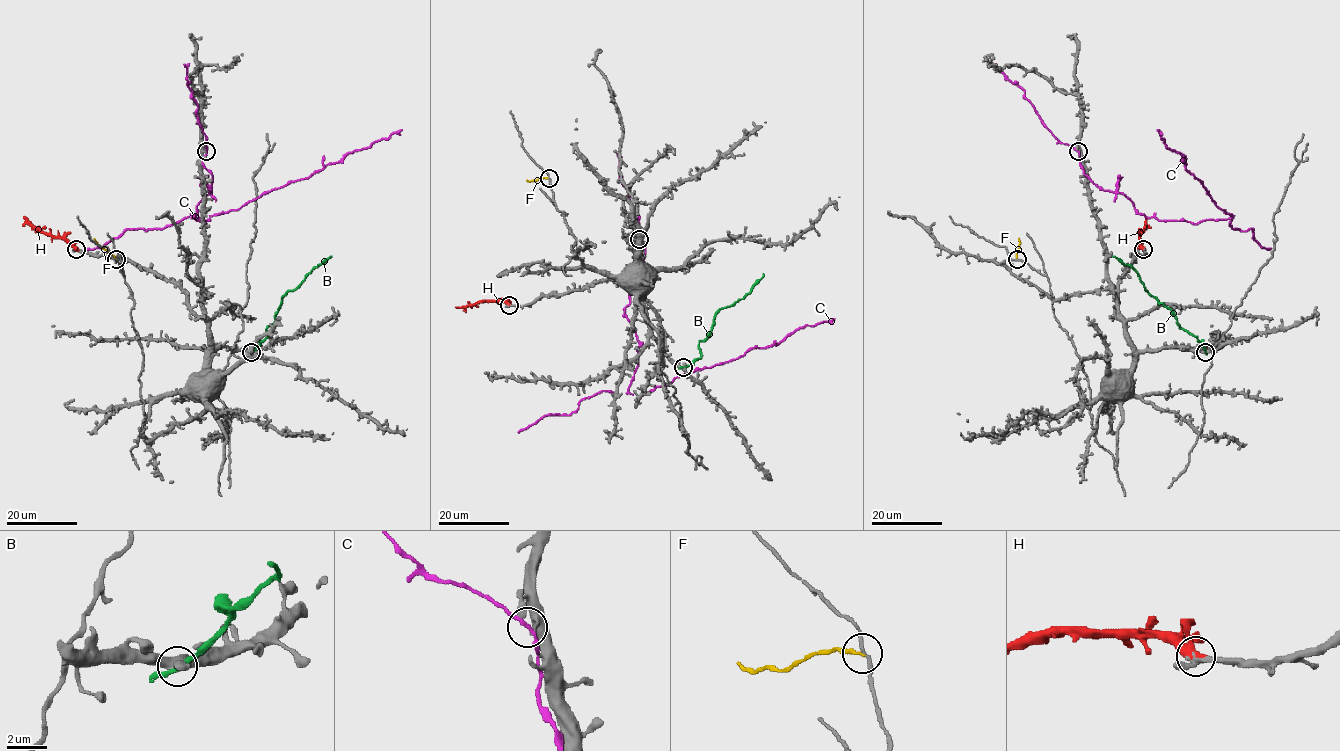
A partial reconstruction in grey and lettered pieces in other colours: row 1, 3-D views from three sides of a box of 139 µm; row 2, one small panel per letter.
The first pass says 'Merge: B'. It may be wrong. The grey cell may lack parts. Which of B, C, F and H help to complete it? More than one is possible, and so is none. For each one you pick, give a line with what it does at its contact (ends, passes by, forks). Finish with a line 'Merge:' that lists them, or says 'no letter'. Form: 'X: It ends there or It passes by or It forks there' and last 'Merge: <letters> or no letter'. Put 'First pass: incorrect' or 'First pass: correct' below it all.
H: It passes by
Merge: H
First pass: incorrect

